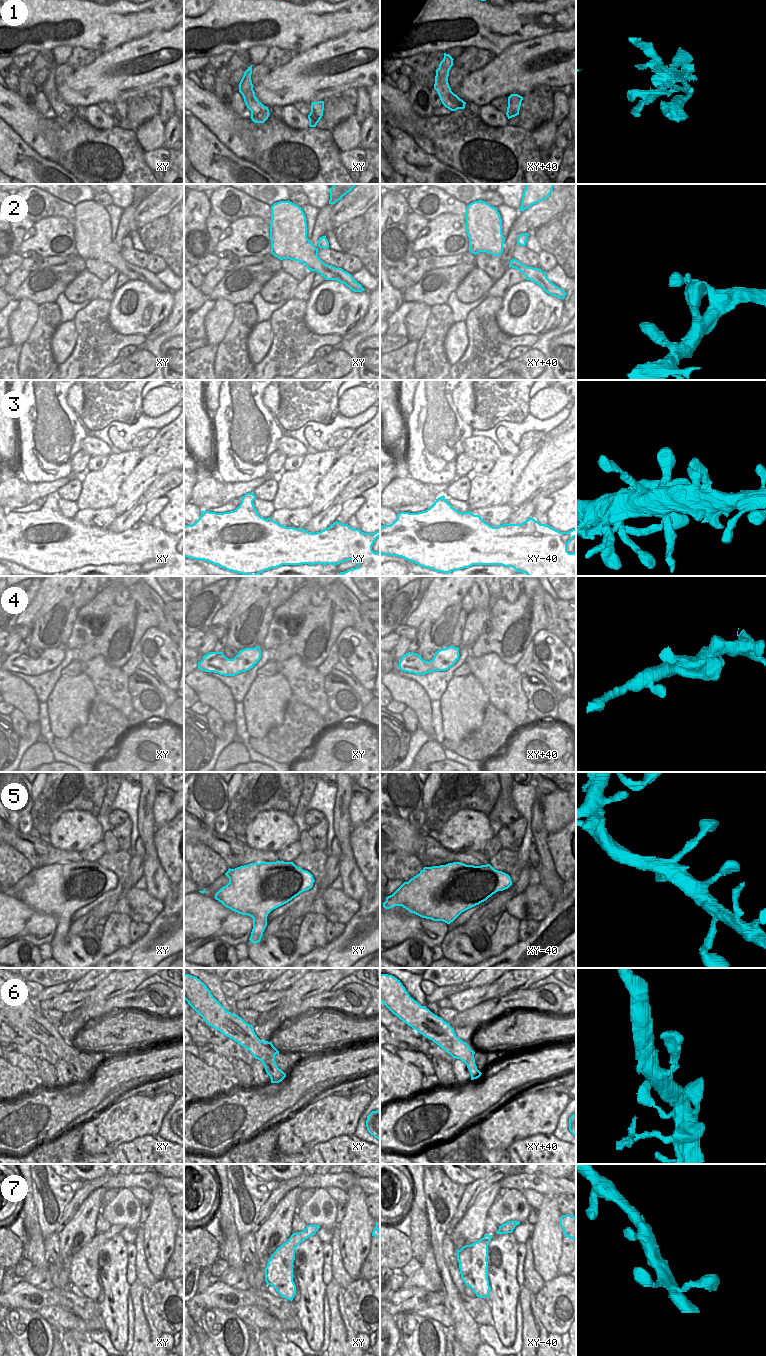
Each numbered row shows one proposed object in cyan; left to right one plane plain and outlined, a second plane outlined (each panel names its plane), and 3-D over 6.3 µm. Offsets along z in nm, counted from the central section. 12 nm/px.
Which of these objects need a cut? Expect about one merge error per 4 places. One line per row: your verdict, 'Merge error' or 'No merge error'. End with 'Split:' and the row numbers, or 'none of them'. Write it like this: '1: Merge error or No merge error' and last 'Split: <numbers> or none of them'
1: Merge error
2: No merge error
3: No merge error
4: No merge error
5: No merge error
6: No merge error
7: No merge error
Split: 1

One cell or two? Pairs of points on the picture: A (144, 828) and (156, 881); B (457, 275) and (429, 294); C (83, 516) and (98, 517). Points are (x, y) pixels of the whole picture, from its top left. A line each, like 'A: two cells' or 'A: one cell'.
A: one cell
B: one cell
C: one cell

